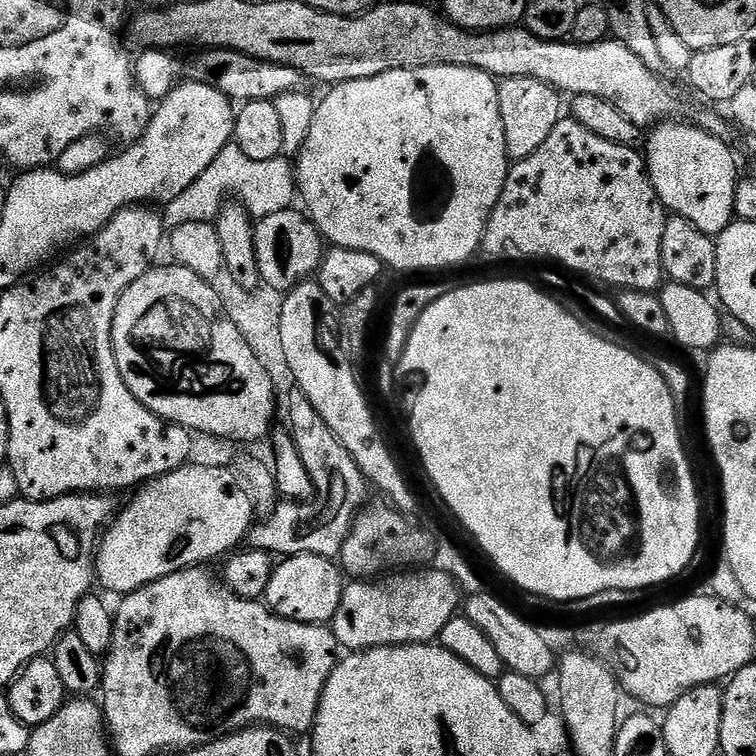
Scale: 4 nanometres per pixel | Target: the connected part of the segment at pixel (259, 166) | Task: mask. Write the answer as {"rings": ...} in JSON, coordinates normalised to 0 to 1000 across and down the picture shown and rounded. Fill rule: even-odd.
{"rings":[[[308,188],[299,192],[294,204],[288,204],[288,209],[283,209],[283,214],[272,220],[272,226],[250,249],[241,251],[235,262],[216,271],[214,290],[222,304],[246,299],[246,294],[278,296],[299,266],[311,262],[321,270],[335,292],[341,294],[357,283],[382,279],[388,274],[386,263],[390,266],[393,259],[392,230],[385,210],[368,205],[352,214],[336,214],[336,209],[325,209],[325,204],[320,204],[317,194]]]}

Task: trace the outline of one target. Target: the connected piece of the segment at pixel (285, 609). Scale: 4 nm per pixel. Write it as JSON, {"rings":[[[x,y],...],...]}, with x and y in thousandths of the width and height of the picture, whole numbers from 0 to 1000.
{"rings":[[[393,730],[390,735],[372,742],[372,746],[369,742],[360,753],[348,798],[380,820],[401,825],[438,827],[447,807],[447,796],[452,796],[458,771],[451,753],[435,737],[409,730]]]}

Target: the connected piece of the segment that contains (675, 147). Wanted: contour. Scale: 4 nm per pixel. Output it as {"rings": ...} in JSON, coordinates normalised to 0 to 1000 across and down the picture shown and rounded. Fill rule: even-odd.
{"rings":[[[873,161],[856,176],[854,216],[868,261],[885,282],[907,288],[935,312],[948,313],[971,291],[974,212],[959,187],[915,164]]]}

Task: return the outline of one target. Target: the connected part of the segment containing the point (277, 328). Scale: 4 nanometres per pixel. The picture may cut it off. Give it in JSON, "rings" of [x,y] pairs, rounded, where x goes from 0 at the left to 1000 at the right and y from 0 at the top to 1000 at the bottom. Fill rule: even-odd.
{"rings":[[[291,358],[283,372],[283,380],[304,426],[315,431],[320,447],[336,463],[336,474],[347,479],[347,484],[357,495],[380,493],[378,467],[373,459],[373,399],[376,392],[366,386],[364,381],[344,378],[337,385],[315,378],[310,368],[300,360]]]}

